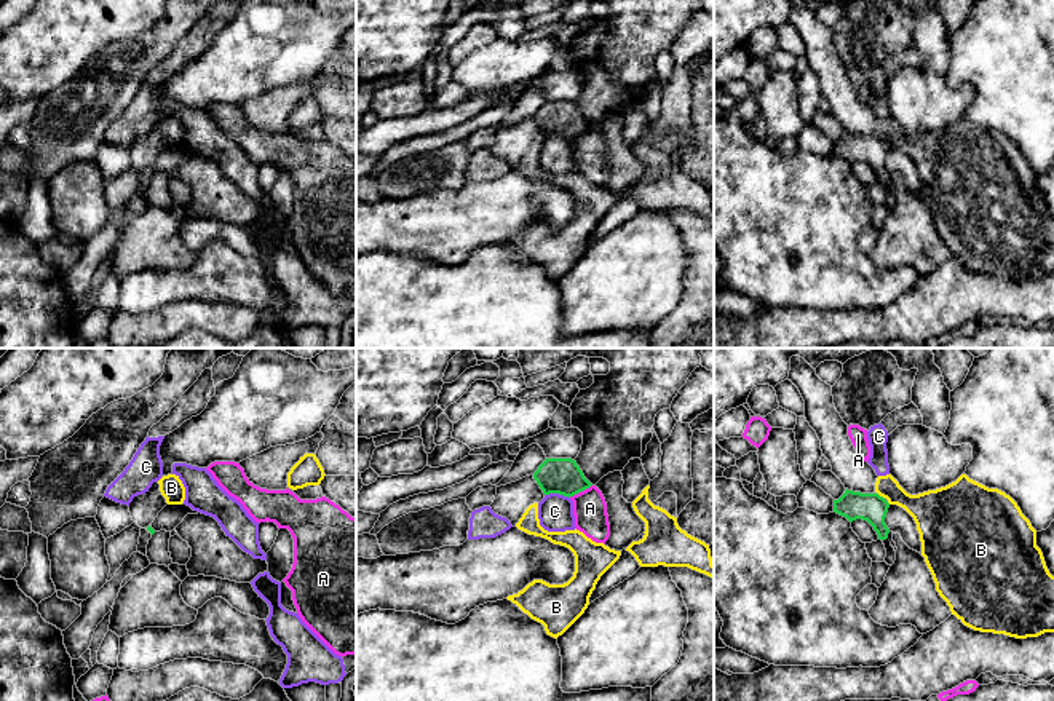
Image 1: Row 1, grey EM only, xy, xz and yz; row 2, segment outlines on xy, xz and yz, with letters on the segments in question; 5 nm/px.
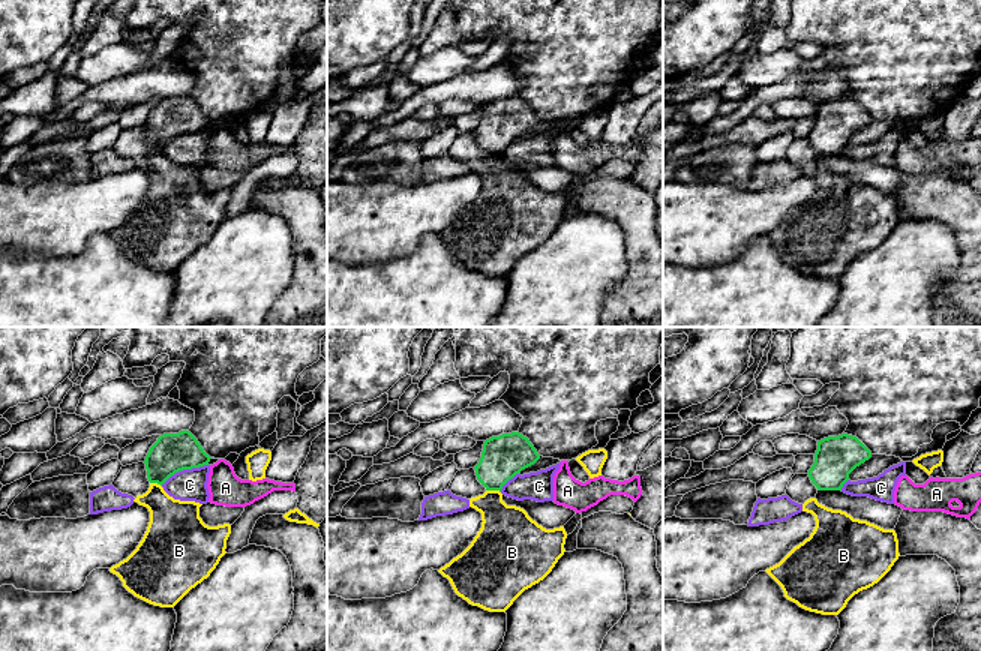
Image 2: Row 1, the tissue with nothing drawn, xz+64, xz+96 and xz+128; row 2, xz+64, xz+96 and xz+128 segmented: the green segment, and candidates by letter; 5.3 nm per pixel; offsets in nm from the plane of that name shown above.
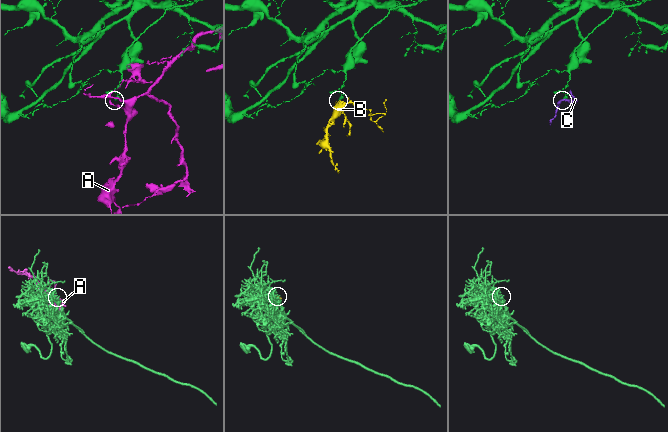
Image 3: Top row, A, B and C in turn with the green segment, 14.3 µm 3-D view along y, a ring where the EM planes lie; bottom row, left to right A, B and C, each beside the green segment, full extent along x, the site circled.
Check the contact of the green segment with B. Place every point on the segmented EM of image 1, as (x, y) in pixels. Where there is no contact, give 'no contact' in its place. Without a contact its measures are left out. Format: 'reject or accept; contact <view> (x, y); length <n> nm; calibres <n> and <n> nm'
reject; contact yz (879, 495); length 50 nm; calibres 140 and 170 nm

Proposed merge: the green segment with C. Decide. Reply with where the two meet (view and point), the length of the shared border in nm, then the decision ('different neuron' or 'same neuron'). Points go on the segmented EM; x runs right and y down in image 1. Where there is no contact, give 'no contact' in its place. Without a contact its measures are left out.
meets green in xz at (558, 492); contact 130 nm long; different neuron

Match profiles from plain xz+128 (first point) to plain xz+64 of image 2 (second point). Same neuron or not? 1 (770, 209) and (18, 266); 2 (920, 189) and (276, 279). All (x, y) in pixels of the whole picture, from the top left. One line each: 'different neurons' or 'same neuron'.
1: different neurons
2: different neurons

